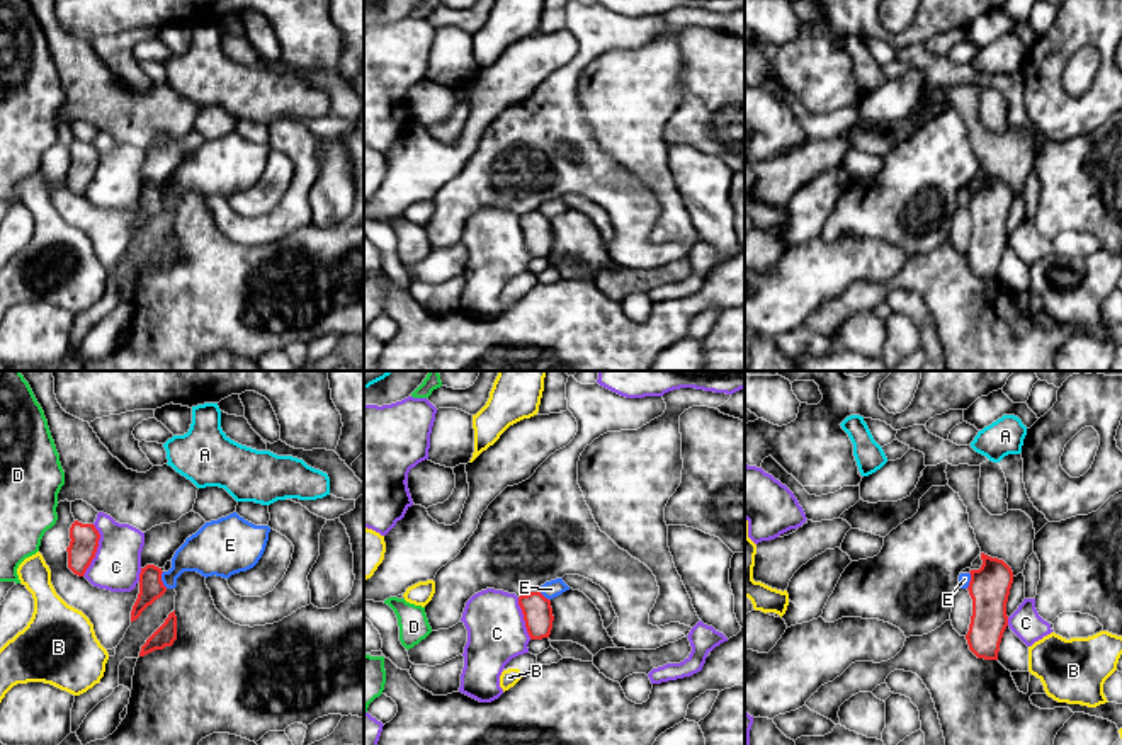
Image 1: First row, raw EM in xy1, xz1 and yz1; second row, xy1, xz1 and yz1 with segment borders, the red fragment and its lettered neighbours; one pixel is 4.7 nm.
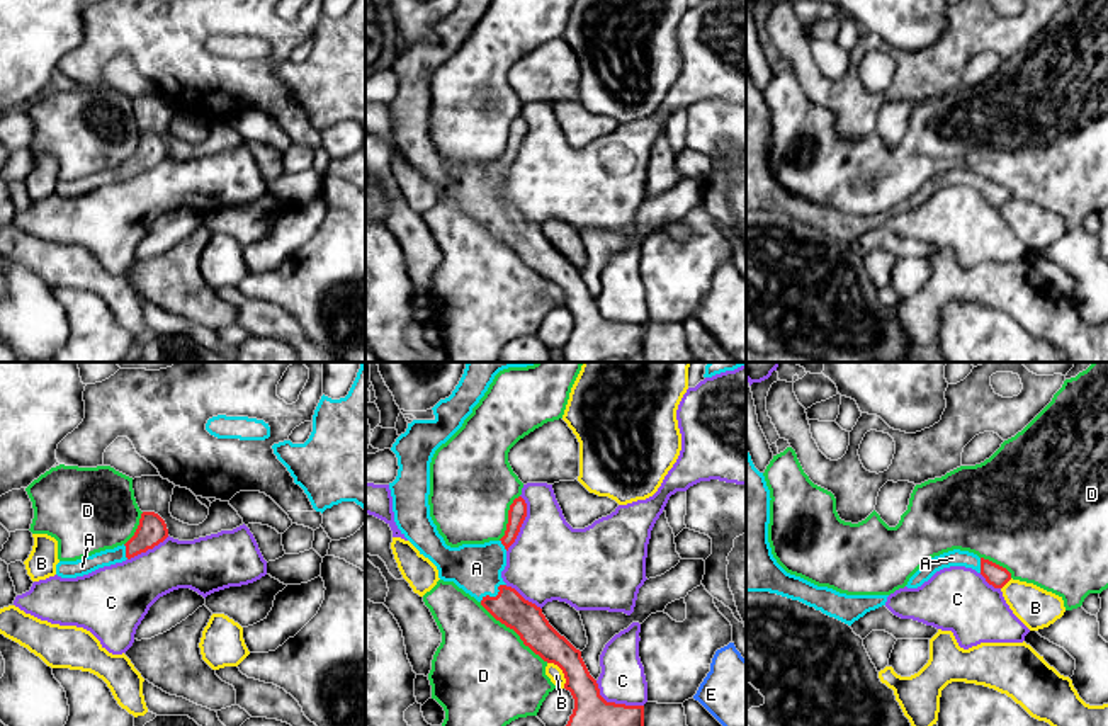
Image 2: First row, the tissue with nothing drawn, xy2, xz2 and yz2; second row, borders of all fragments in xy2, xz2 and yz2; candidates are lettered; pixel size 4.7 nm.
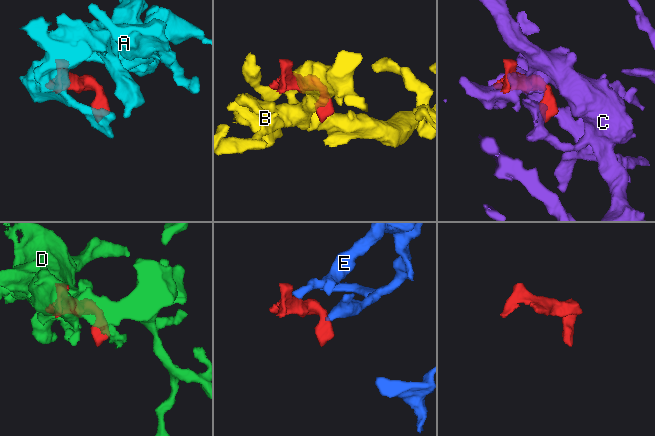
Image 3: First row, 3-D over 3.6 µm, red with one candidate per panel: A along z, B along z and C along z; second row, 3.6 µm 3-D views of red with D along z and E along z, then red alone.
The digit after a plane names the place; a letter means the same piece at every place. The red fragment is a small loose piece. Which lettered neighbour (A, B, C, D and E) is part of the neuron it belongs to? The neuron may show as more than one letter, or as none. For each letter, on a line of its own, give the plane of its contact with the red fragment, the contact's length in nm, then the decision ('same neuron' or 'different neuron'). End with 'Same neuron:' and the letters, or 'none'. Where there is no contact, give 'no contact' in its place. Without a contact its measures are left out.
A: contact in xz2; length 150 nm; same neuron
B: contact in xz2; length 150 nm; different neuron
C: contact in xz2; length 260 nm; different neuron
D: contact in xz2; length 440 nm; different neuron
E: contact in xy1; length 80 nm; different neuron
Same neuron: A

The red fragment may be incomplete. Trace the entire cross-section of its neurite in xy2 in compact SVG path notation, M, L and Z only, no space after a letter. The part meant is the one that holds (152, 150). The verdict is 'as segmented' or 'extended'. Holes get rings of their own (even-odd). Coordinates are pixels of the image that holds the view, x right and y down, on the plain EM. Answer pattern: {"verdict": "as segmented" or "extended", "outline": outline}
{"verdict": "extended", "outline": "M143 131L134 155L122 165L105 168L76 180L59 180L56 194L61 197L76 197L99 187L131 179L148 168L153 168L168 156L165 139L155 131Z"}

